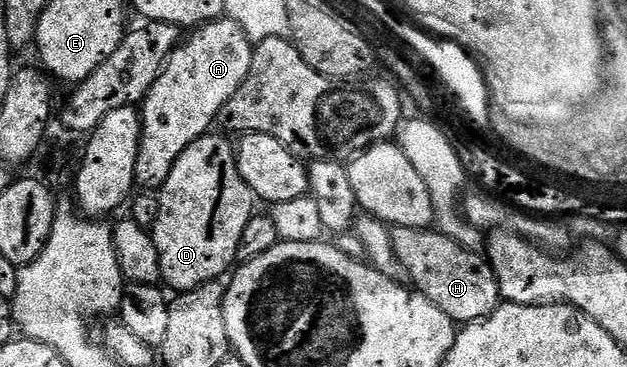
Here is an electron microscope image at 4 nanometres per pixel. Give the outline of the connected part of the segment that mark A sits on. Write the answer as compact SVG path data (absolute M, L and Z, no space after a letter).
M231 19L212 21L198 27L177 46L177 50L167 59L159 79L155 79L151 91L147 91L145 100L139 106L141 142L139 159L135 159L135 186L138 190L151 194L160 191L167 183L167 175L171 175L171 167L175 167L175 159L179 159L179 155L183 155L183 151L187 151L191 143L206 136L212 130L209 128L214 128L227 99L231 99L231 95L239 91L243 79L247 79L251 71L254 48L254 42L249 40L245 28Z

